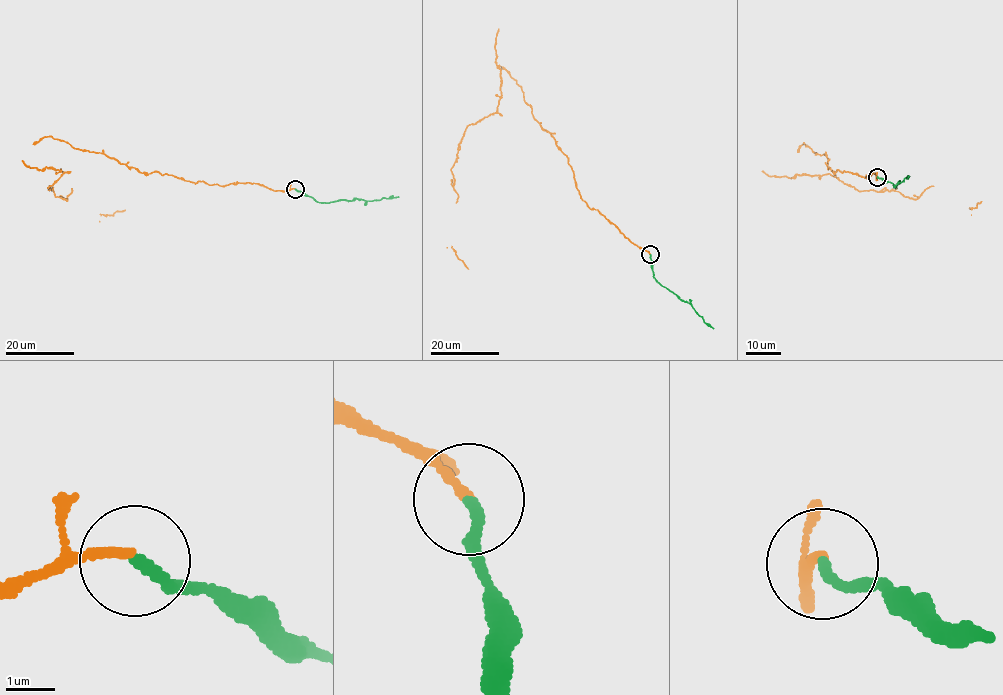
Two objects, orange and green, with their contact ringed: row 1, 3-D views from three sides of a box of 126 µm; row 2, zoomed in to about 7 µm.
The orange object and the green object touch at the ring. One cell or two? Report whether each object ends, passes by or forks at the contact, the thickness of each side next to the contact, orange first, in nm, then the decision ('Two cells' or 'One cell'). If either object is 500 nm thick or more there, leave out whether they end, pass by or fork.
At the ring orange ends. At the ring green ends. Thickness 180 nm (orange) against 200 nm. One cell

